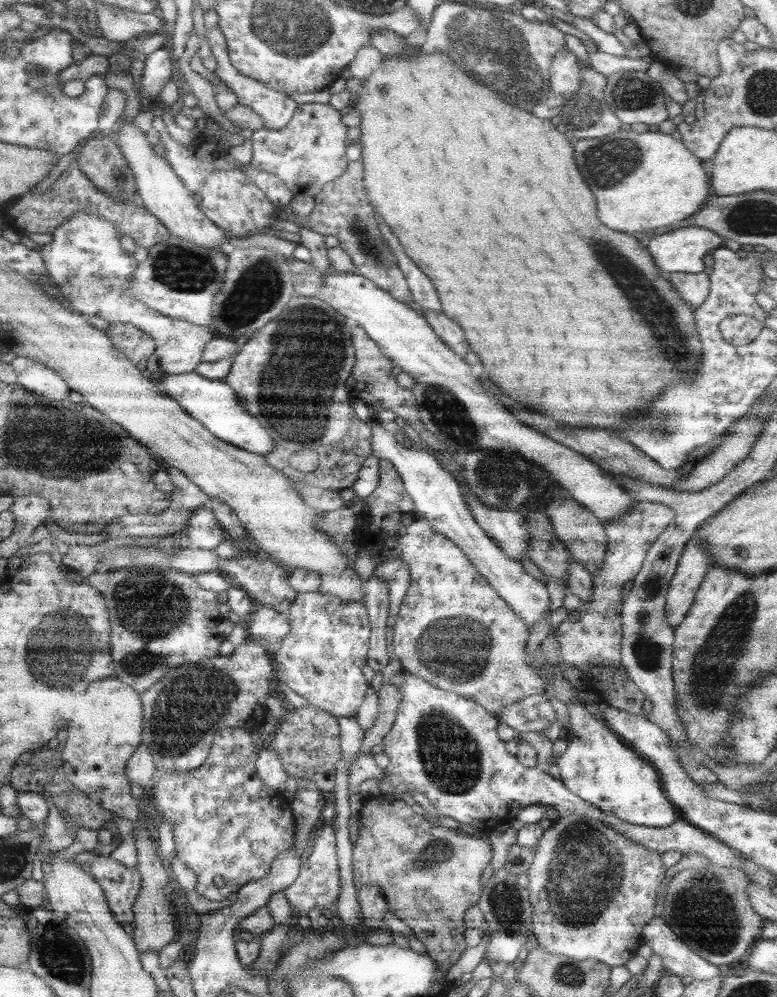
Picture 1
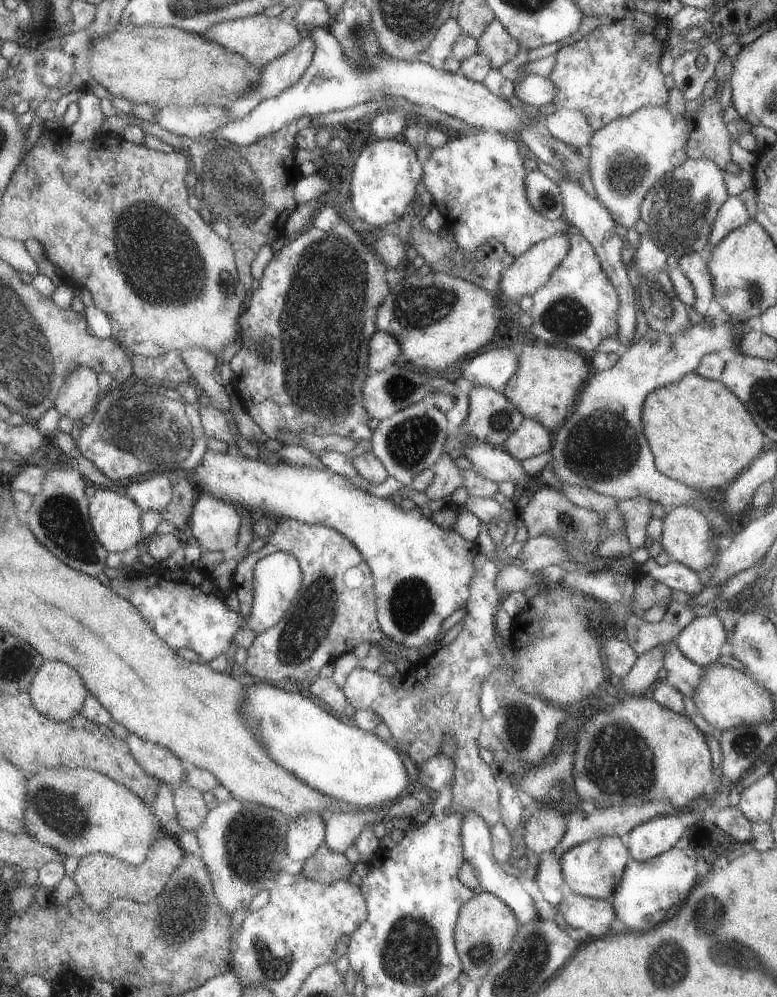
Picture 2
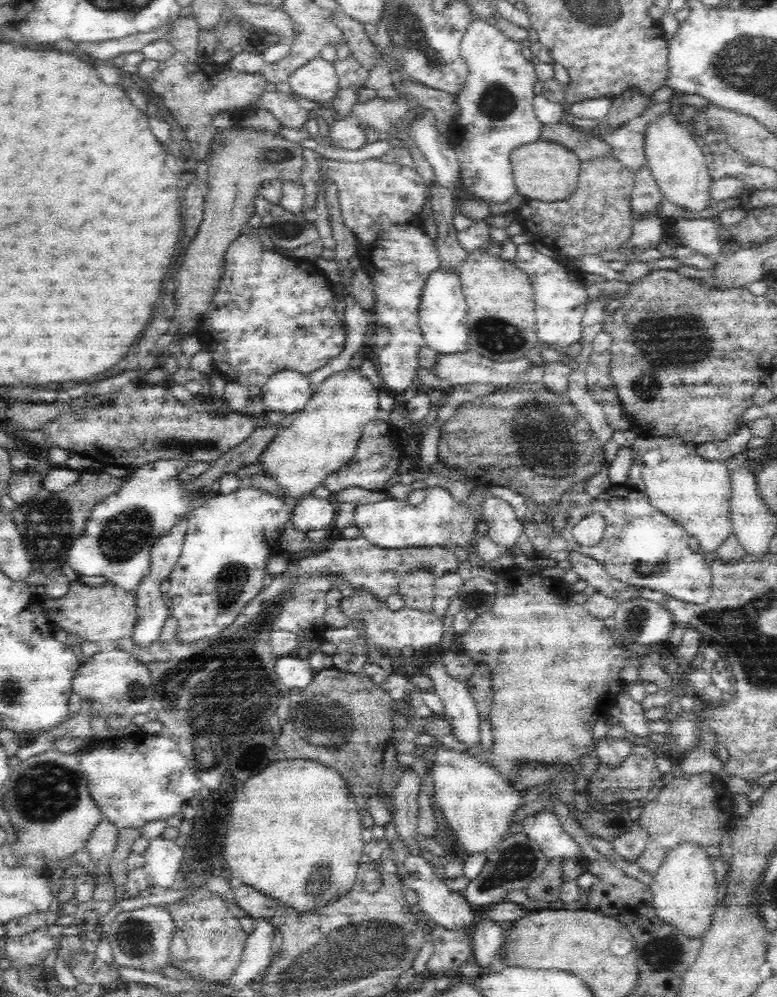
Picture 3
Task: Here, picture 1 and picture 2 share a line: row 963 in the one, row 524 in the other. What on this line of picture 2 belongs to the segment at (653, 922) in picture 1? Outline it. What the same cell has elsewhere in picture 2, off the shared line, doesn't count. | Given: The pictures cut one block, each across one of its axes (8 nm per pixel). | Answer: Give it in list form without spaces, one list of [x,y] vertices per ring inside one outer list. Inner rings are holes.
[[[670,505],[665,507],[663,518],[660,518],[662,529],[659,544],[665,550],[670,562],[678,562],[701,574],[709,566],[713,566],[713,558],[719,554],[719,544],[715,542],[711,522],[703,518],[703,514],[695,508],[685,505]]]

